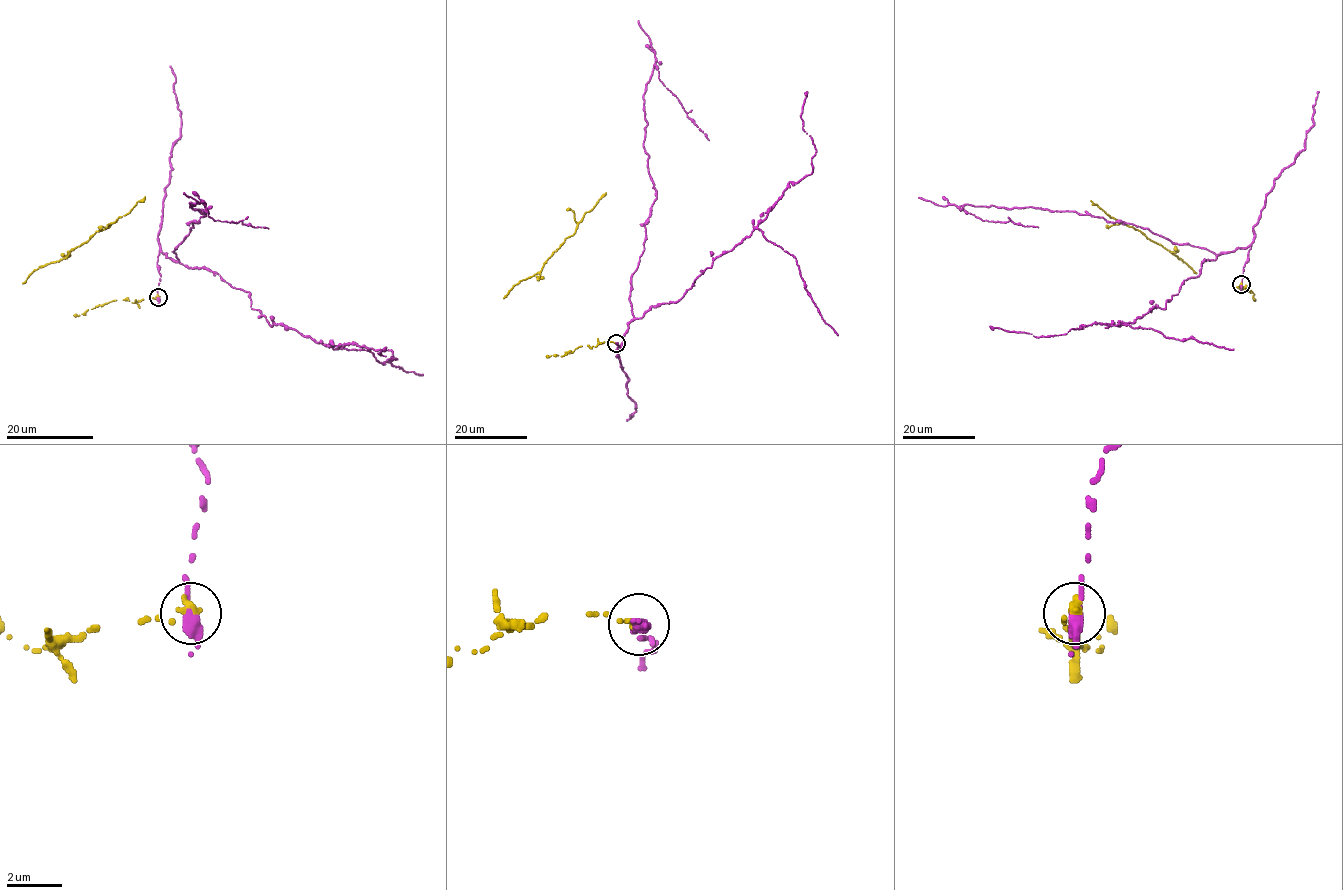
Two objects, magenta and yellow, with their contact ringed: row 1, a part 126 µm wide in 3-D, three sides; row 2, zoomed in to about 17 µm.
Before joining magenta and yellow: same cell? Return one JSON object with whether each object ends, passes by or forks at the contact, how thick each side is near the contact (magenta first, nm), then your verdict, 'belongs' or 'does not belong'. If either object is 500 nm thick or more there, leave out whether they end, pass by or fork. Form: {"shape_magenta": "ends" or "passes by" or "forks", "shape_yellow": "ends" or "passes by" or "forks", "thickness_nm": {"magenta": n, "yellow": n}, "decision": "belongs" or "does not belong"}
{"shape_magenta": "ends", "shape_yellow": "ends", "thickness_nm": {"magenta": 480, "yellow": 320}, "decision": "does not belong"}

